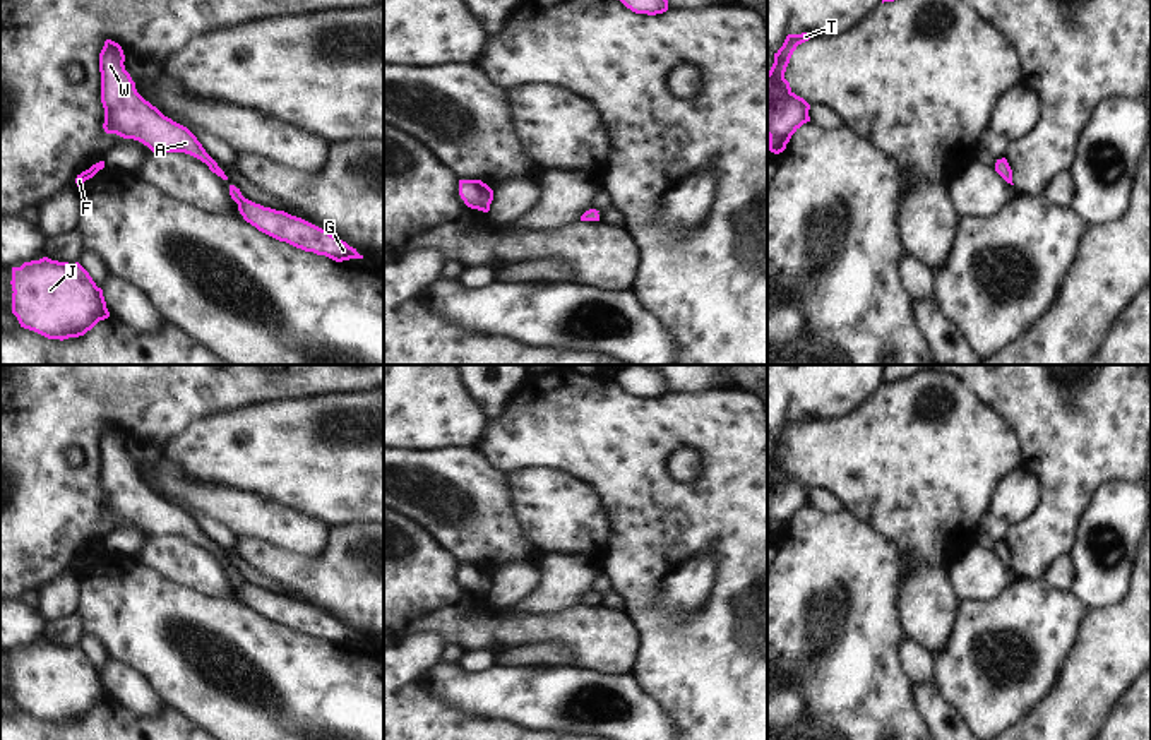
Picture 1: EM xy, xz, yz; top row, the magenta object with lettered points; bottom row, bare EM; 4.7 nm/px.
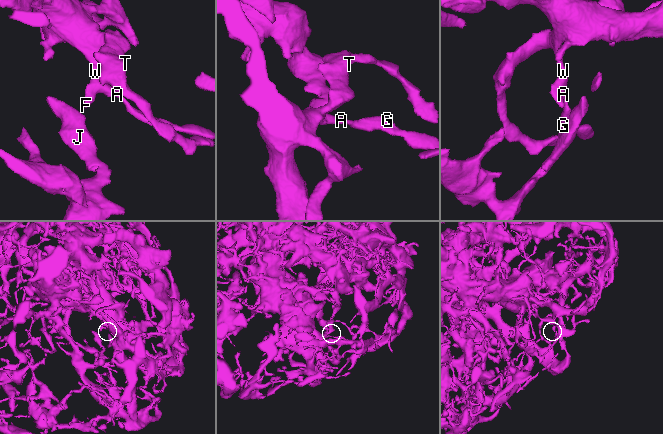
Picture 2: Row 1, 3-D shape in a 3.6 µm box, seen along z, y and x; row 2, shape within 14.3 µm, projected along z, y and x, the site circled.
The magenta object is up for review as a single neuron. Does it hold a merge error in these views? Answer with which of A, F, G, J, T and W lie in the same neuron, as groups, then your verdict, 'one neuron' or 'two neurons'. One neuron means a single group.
A F G J T W; one neuron

